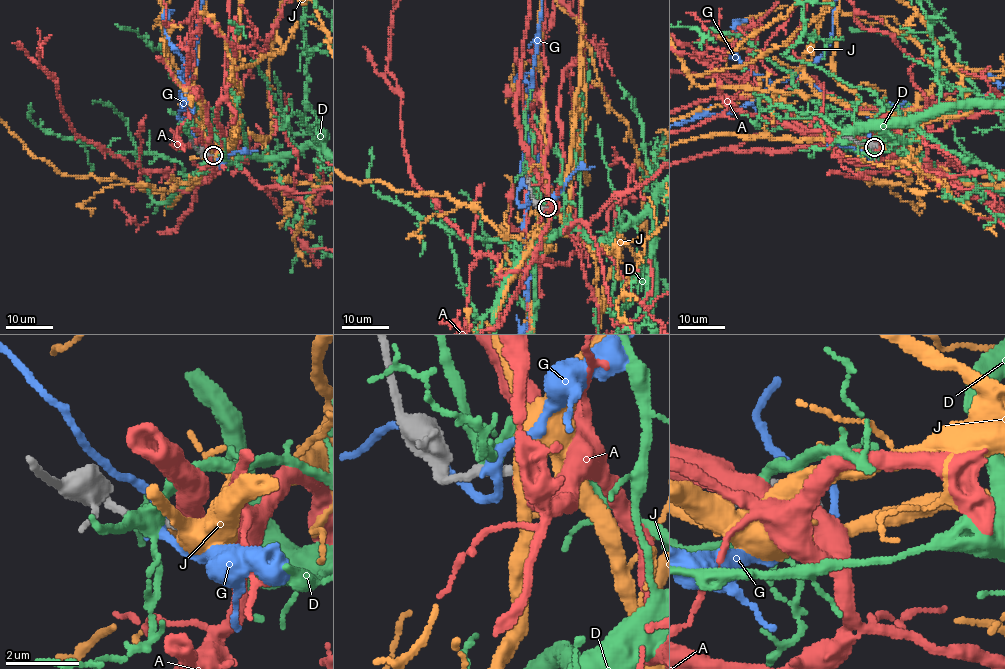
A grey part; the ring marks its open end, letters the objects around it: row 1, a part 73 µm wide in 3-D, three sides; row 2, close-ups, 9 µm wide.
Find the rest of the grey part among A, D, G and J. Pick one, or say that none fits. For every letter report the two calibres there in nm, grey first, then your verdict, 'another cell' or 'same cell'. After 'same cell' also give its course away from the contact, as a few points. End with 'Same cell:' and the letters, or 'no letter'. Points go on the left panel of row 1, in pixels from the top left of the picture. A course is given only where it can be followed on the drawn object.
A: calibres 260 and 500 nm; another cell
D: calibres 320 and 360 nm; another cell
G: calibres 320 and 280 nm; another cell
J: calibres 240 and 380 nm; another cell
Same cell: no letter

